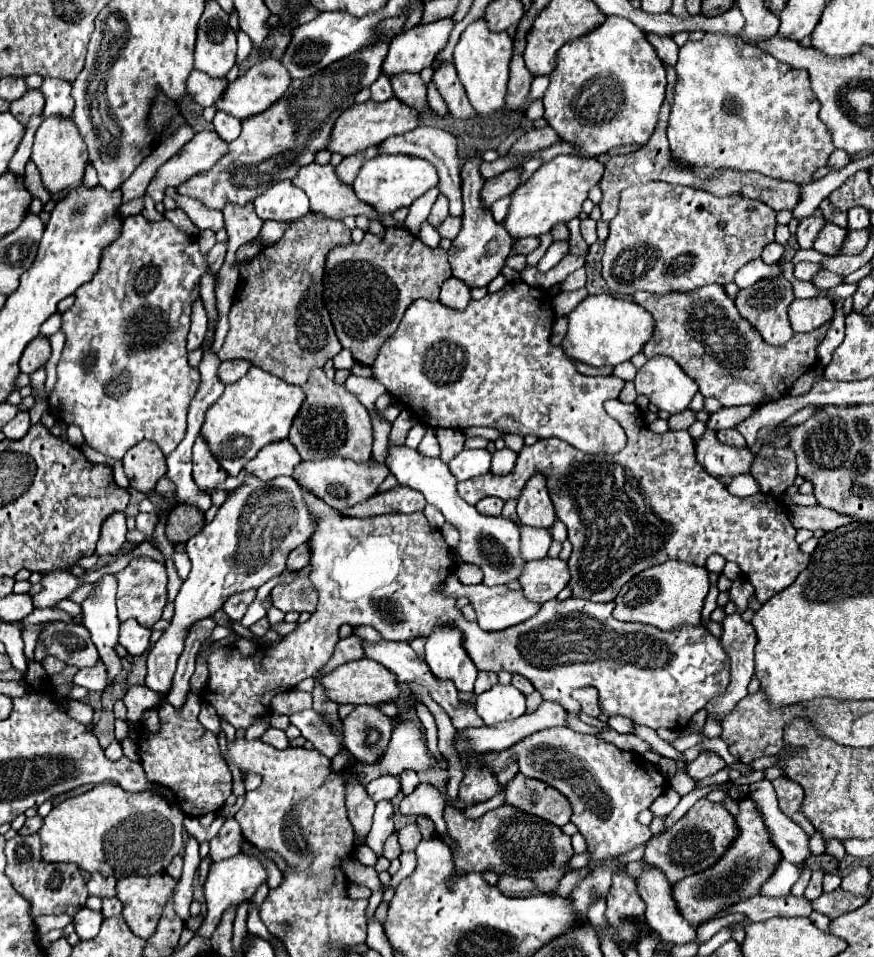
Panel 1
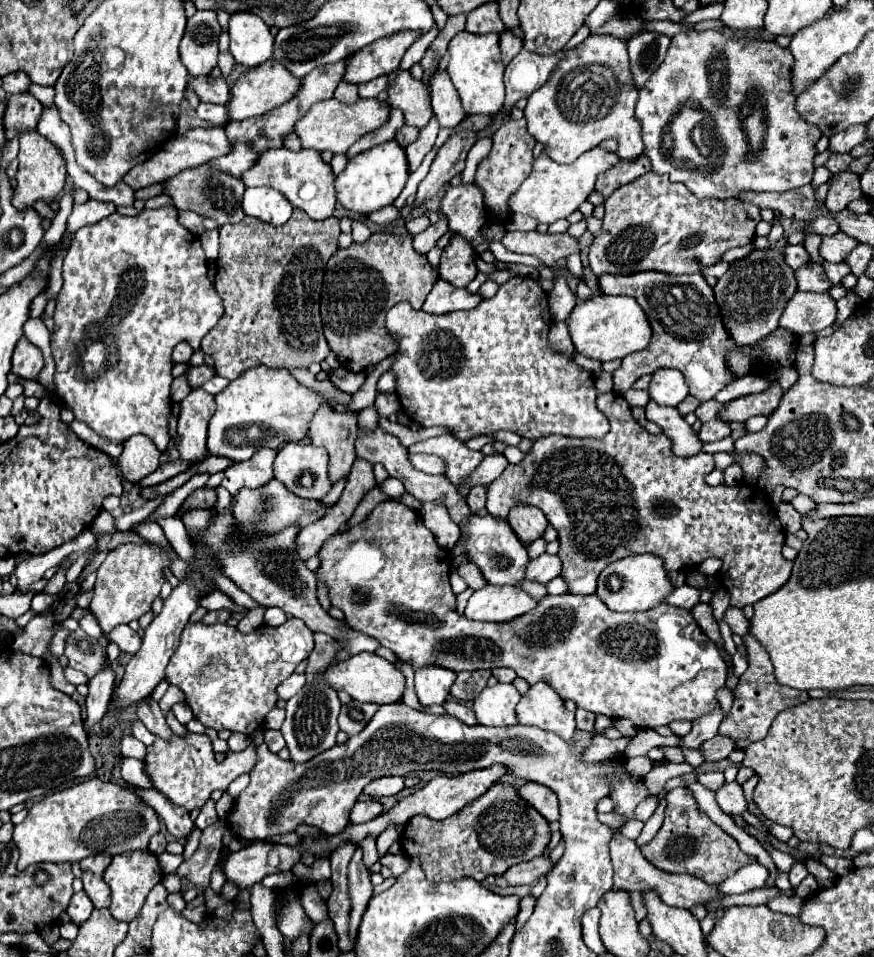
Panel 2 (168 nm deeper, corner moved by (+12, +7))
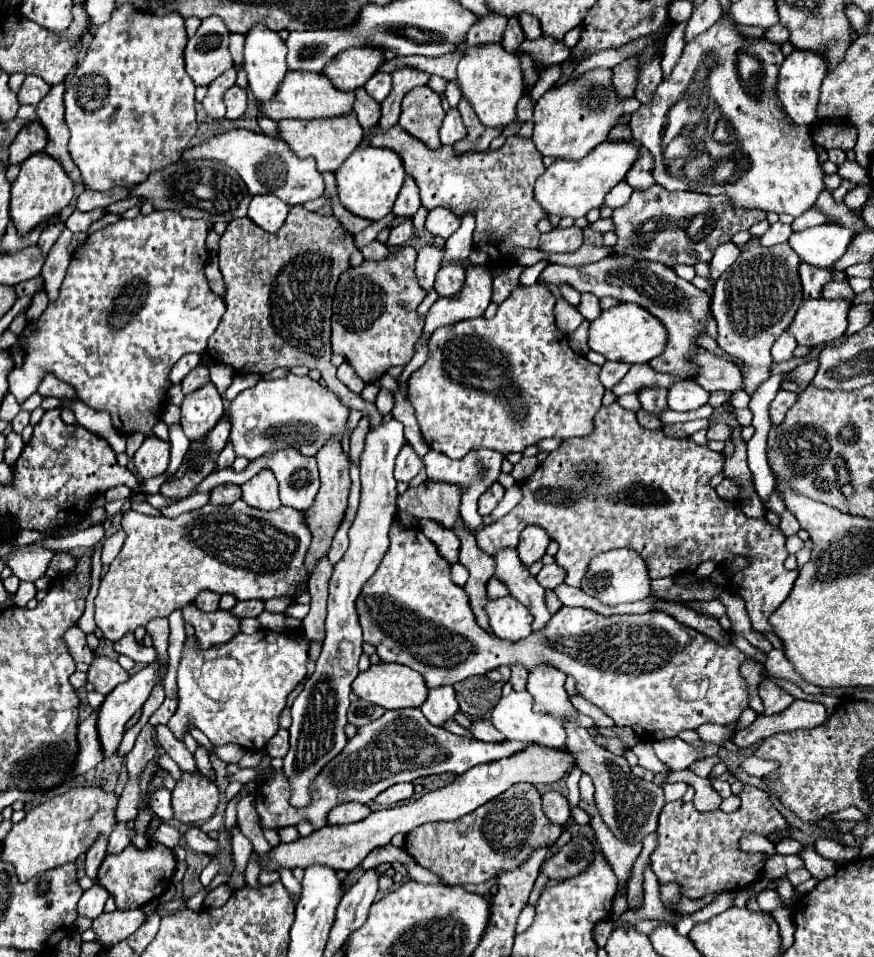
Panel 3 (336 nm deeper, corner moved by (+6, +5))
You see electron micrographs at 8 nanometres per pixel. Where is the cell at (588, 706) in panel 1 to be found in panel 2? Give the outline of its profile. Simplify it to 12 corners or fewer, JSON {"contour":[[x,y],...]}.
{"contour":[[576,709],[578,729],[594,733],[594,715]]}

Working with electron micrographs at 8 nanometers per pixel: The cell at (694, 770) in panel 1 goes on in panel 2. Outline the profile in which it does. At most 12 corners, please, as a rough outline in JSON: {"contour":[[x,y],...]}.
{"contour":[[716,735],[700,747],[704,761],[720,761],[734,751],[728,737]]}

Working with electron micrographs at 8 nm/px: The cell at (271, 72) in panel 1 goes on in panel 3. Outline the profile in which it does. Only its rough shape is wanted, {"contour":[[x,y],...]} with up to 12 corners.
{"contour":[[290,71],[262,111],[274,119],[350,115],[354,91]]}

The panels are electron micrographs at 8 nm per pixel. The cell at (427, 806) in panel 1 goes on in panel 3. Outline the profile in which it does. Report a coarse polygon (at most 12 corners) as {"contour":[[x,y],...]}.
{"contour":[[342,803],[328,813],[328,825],[348,825],[372,811],[362,803]]}

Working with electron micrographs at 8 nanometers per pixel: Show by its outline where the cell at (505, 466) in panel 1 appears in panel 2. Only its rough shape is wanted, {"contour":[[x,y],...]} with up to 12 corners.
{"contour":[[502,453],[486,455],[458,495],[466,499],[472,487],[492,483],[508,461]]}

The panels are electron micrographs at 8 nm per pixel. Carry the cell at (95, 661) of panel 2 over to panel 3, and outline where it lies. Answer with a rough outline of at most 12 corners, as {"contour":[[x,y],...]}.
{"contour":[[94,657],[88,681],[102,695],[130,679],[118,661]]}

